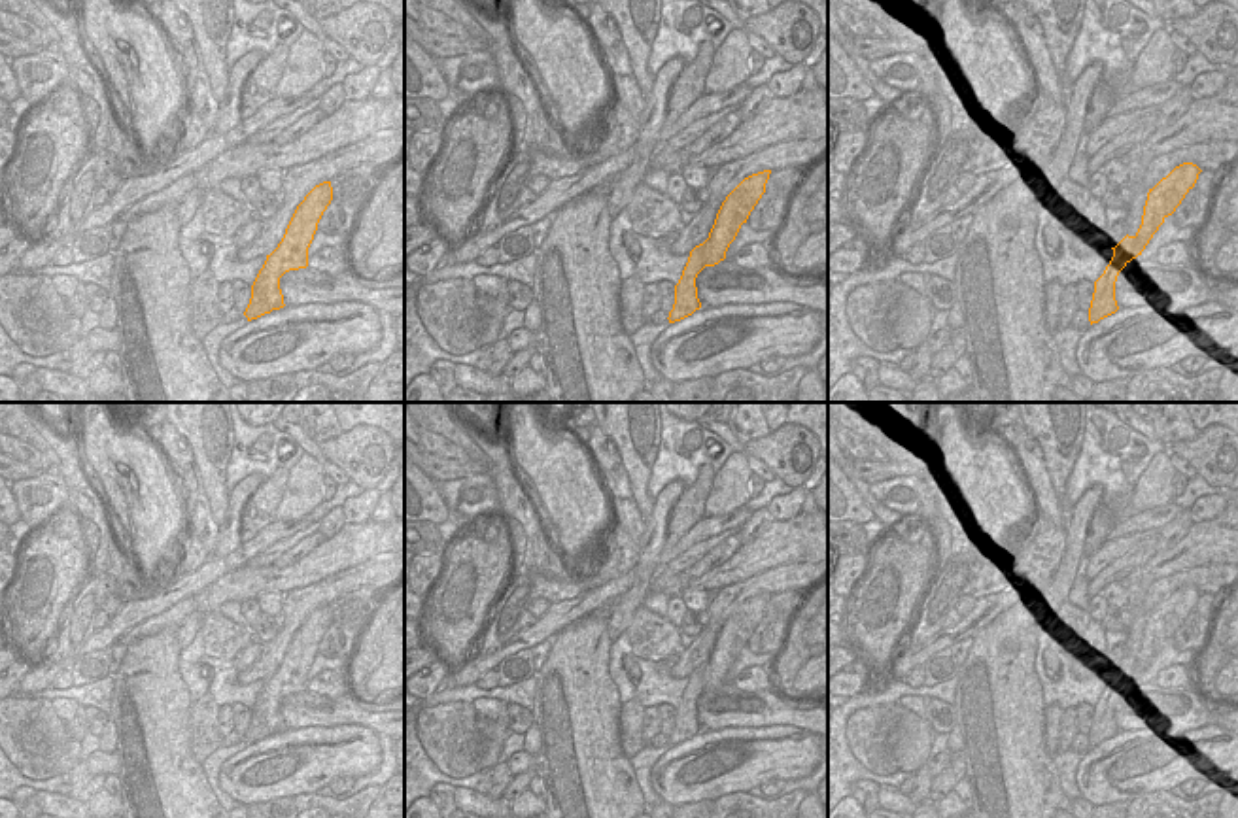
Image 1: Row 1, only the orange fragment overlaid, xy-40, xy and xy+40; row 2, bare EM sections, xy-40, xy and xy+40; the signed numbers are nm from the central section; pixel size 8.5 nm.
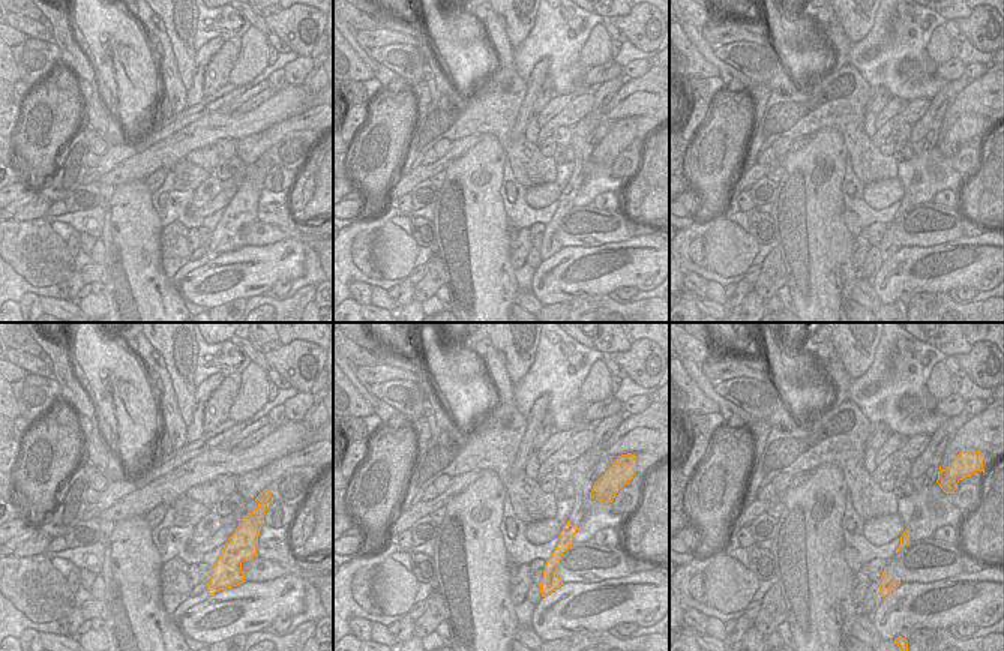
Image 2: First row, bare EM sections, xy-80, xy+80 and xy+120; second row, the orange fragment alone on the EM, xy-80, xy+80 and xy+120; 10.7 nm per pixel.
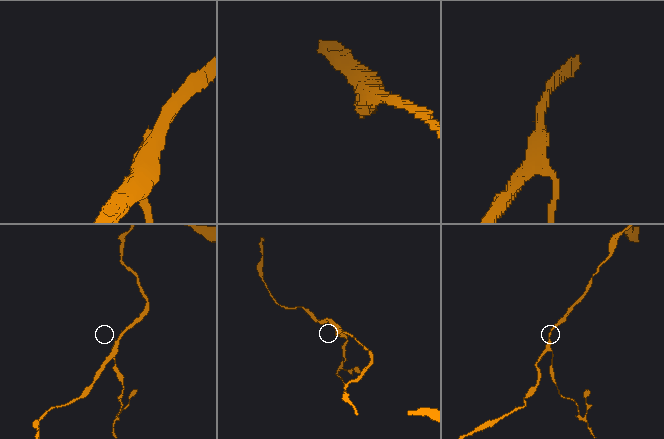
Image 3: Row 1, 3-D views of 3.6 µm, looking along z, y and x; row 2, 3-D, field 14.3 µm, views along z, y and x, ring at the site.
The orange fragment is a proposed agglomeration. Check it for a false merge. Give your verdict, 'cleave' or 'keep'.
cleave

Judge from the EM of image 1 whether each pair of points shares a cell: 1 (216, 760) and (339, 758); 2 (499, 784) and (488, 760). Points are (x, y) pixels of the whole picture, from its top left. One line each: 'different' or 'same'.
1: different
2: different

